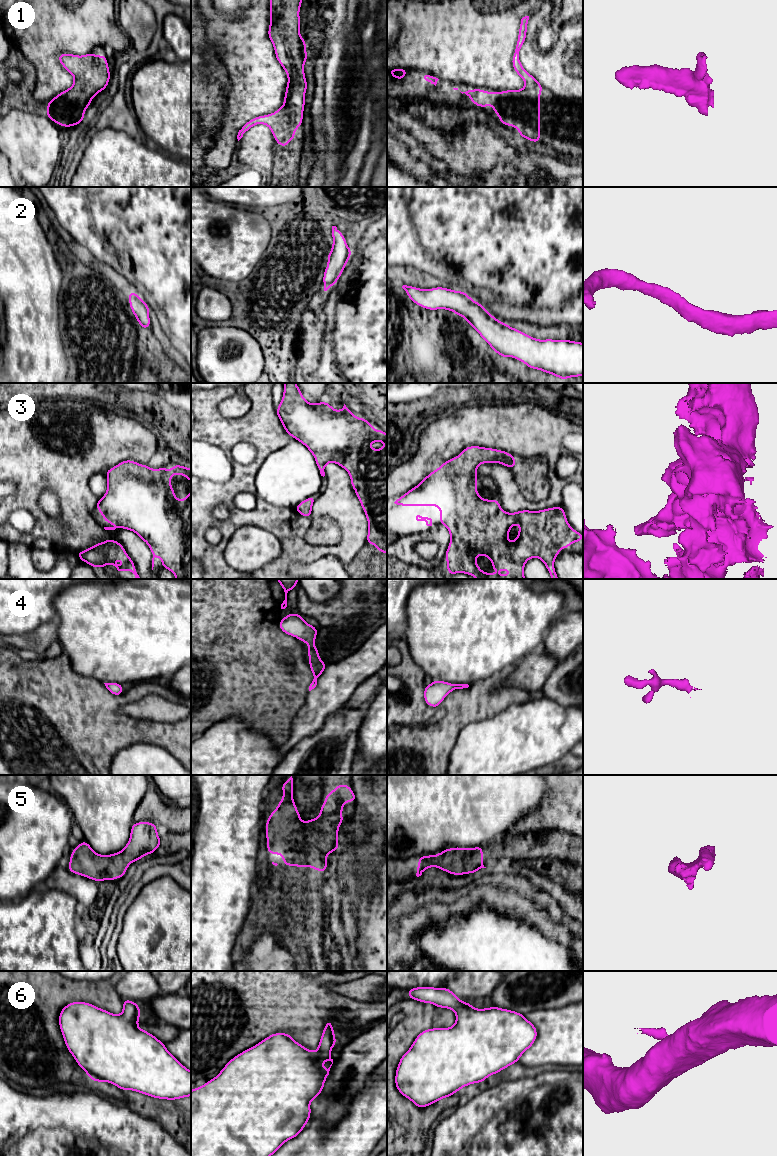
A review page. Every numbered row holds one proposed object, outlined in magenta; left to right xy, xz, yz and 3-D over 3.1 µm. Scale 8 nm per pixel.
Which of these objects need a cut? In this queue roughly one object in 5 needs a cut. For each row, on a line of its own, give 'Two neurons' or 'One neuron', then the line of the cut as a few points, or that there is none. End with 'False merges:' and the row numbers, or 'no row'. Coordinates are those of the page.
1: One neuron. No split
2: One neuron. No split
3: One neuron. No split
4: One neuron. No split
5: One neuron. No split
6: One neuron. No split
False merges: no row

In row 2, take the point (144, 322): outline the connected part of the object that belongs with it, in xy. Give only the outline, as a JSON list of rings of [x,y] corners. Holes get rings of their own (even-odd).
[[[135,292],[128,293],[128,302],[130,303],[131,311],[135,315],[139,325],[144,329],[150,328],[149,306],[143,301],[139,294]]]

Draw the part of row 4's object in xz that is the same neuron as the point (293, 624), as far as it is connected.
[[[290,613],[280,620],[279,628],[287,635],[298,638],[308,644],[309,666],[313,673],[314,679],[309,686],[309,691],[317,685],[318,677],[323,673],[327,664],[319,658],[319,651],[315,647],[315,638],[318,634],[317,627],[314,627],[301,617],[300,614]]]

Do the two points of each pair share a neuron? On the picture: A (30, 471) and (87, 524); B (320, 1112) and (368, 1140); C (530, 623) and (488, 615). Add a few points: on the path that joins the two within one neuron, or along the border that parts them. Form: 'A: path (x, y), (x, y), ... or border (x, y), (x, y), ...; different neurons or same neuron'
A: path (46, 474), (77, 505), (77, 508); same neuron
B: border (350, 1102), (347, 1112), (333, 1126), (314, 1120); different neurons
C: path (520, 620), (498, 620); same neuron

